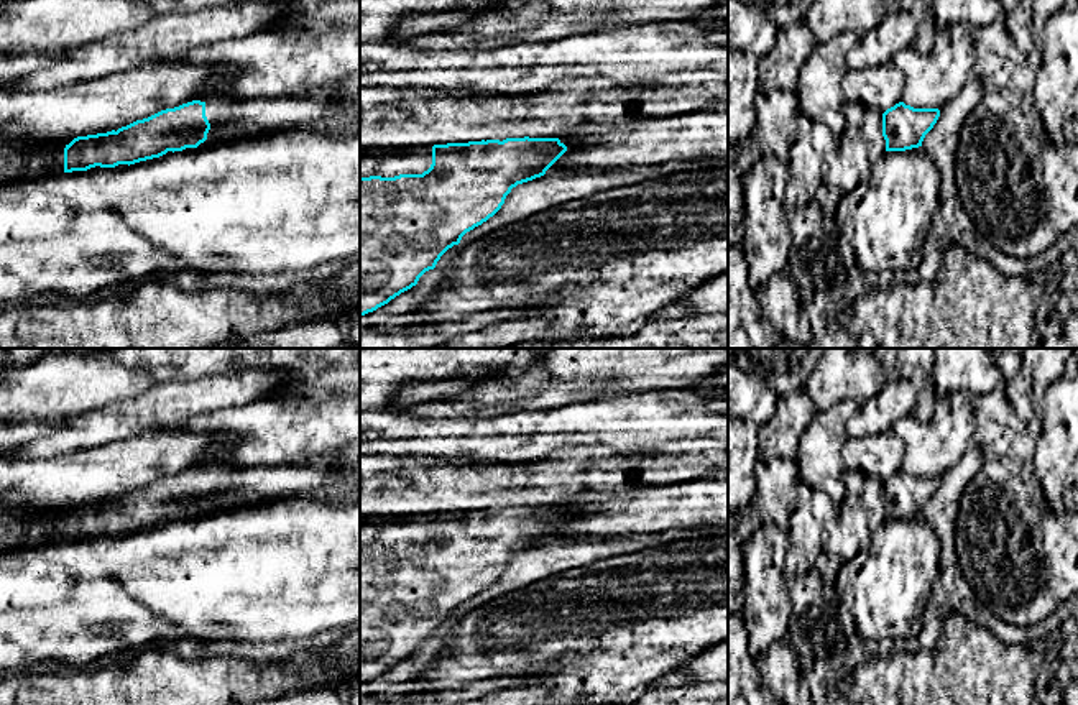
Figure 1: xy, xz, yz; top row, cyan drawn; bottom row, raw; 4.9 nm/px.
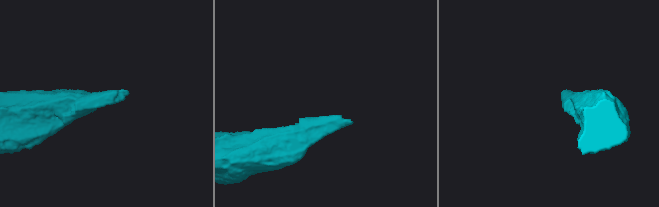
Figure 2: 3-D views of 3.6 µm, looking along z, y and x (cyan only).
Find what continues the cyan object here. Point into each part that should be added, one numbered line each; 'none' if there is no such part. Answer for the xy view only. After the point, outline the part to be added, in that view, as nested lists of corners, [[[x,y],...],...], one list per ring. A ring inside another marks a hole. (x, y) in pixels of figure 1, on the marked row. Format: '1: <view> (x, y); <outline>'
1: xy (230, 117); [[[319,90],[304,97],[212,95],[197,100],[205,104],[205,117],[210,123],[207,140],[197,148],[270,131],[273,122],[284,117],[294,117],[299,123],[307,125],[319,118],[335,117],[342,110],[330,90]]]

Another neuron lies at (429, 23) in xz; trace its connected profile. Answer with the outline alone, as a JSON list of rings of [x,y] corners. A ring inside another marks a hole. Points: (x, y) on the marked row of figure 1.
[[[501,5],[472,7],[455,13],[426,13],[404,20],[393,35],[396,44],[435,33],[449,33],[470,25],[480,13],[491,12]]]

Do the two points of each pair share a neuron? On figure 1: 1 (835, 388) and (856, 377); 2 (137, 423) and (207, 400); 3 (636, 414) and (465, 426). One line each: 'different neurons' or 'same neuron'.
1: same neuron
2: same neuron
3: same neuron

